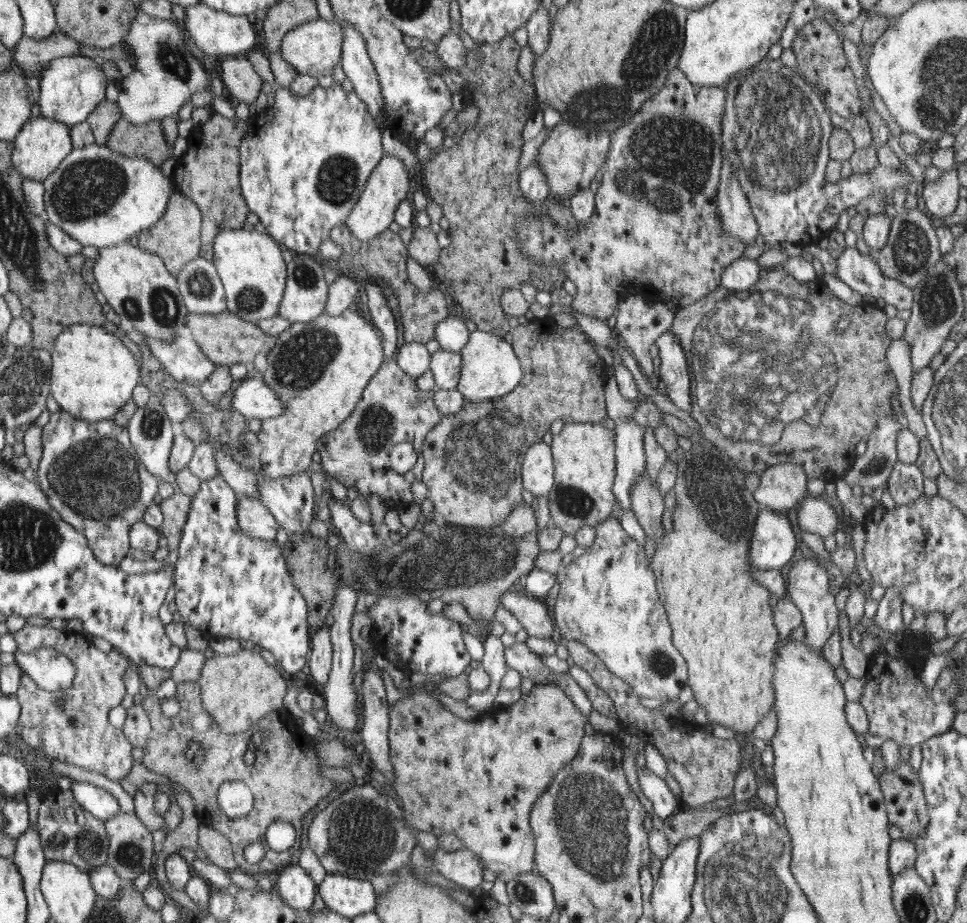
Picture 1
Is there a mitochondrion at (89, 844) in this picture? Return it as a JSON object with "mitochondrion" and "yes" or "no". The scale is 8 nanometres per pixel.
{"mitochondrion":"yes"}

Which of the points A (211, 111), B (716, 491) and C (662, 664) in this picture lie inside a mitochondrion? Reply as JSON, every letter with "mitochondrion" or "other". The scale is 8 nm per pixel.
{"A":"other","B":"mitochondrion","C":"mitochondrion"}

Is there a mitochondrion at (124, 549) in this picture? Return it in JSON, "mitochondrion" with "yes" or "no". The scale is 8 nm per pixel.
{"mitochondrion":"no"}

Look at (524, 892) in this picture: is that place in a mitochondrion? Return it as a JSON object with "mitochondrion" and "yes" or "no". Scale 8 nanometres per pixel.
{"mitochondrion":"yes"}

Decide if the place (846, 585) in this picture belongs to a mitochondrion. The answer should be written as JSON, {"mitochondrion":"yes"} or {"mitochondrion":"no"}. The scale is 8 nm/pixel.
{"mitochondrion":"no"}

